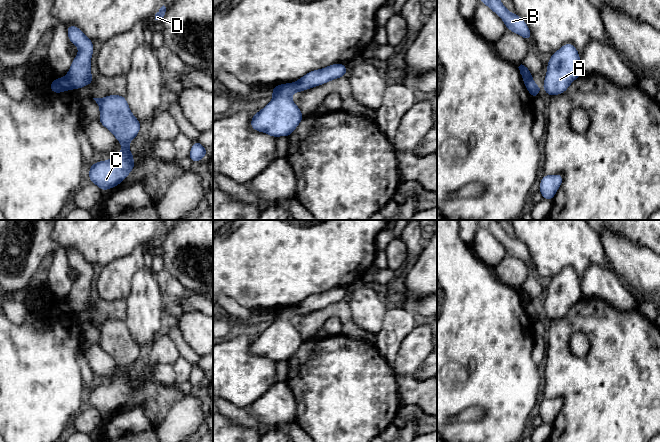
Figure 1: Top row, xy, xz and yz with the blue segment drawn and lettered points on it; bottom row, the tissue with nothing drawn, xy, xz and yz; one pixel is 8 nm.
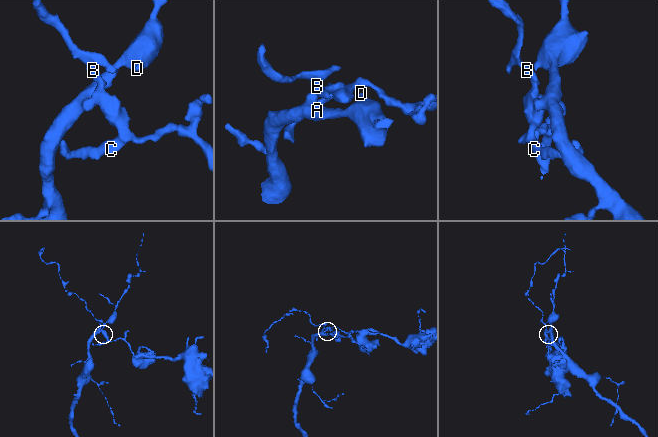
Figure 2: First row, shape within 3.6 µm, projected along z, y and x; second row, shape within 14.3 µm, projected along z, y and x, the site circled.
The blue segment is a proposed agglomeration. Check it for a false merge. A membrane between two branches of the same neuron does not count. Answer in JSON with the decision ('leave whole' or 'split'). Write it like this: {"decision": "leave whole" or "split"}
{"decision": "split"}

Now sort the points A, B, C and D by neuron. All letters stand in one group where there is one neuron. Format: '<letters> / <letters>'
A D / B C

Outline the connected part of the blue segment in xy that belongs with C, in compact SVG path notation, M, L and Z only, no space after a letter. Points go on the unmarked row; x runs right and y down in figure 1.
M108 319L93 322L99 330L99 346L113 357L122 369L121 376L106 385L93 387L89 392L89 404L101 415L116 411L131 397L136 387L129 374L129 367L139 358L141 347L132 338L125 320Z

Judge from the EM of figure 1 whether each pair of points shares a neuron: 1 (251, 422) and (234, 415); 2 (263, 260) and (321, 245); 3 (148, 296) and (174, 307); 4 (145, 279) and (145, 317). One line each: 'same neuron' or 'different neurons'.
1: same neuron
2: same neuron
3: different neurons
4: same neuron

